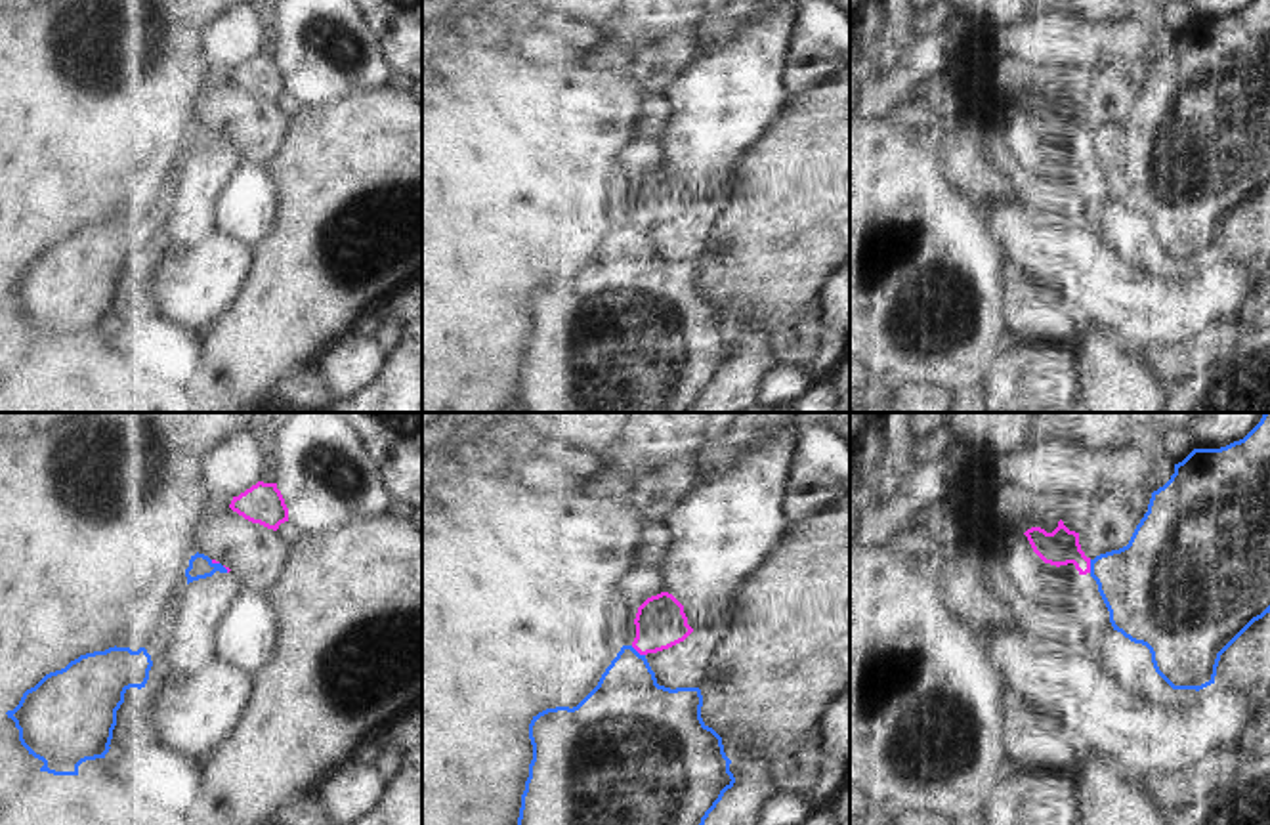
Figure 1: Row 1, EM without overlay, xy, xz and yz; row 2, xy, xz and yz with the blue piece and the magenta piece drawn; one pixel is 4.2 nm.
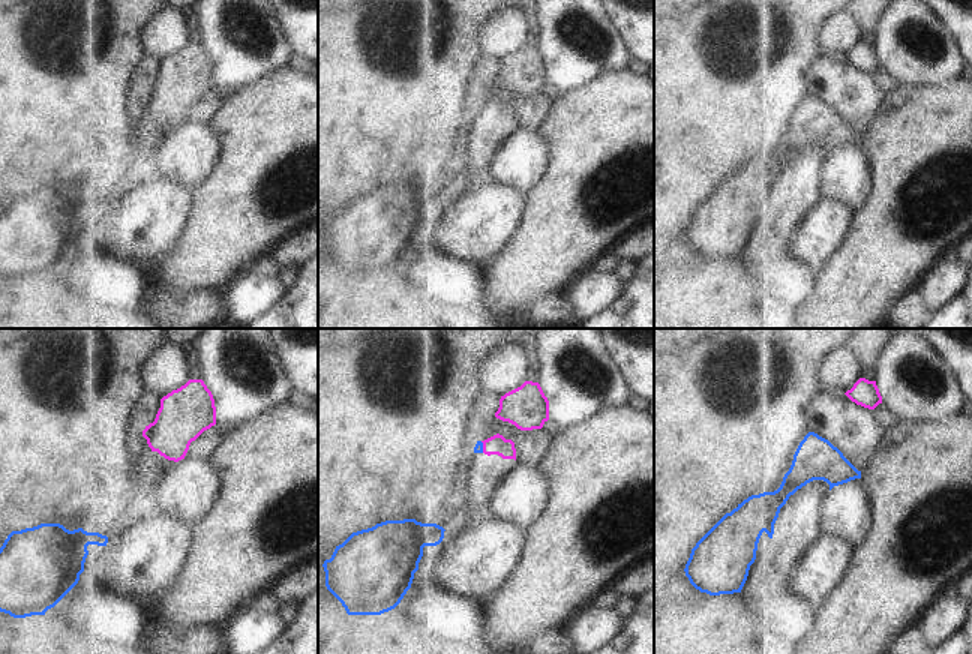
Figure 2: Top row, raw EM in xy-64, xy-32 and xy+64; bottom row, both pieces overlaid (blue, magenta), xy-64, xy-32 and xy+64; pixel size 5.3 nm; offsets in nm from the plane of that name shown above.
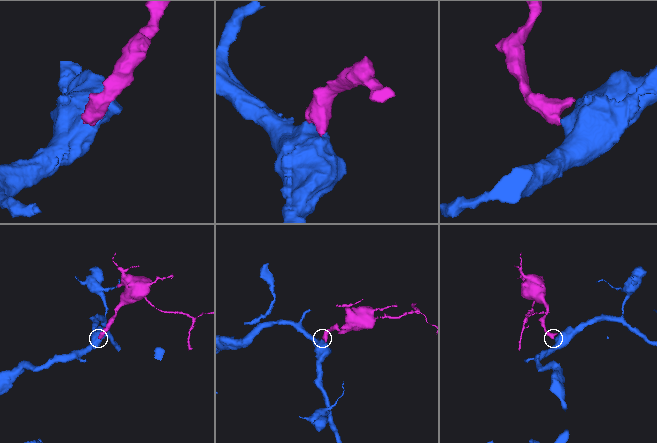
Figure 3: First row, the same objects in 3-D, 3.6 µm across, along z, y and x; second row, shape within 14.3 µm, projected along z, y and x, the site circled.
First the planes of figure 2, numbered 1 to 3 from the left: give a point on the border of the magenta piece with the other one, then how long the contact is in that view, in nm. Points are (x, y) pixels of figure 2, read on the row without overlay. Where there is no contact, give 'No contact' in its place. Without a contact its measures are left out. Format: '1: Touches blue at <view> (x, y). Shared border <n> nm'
1: No contact
2: Touches blue at xy-32 (482, 111). Shared border 70 nm
3: No contact

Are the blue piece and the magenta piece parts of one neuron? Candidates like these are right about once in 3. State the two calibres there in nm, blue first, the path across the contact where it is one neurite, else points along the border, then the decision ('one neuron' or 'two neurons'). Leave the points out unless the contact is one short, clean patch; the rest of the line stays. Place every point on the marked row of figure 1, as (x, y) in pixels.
320/220 nm | along xz (631, 646), (644, 655) | two neurons

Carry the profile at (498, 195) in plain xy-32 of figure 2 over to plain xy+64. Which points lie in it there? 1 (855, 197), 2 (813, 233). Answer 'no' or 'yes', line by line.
1: no
2: yes

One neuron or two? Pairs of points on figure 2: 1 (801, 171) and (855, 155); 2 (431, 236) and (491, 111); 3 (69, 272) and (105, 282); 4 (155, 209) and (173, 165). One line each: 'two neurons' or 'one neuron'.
1: two neurons
2: one neuron
3: one neuron
4: two neurons

